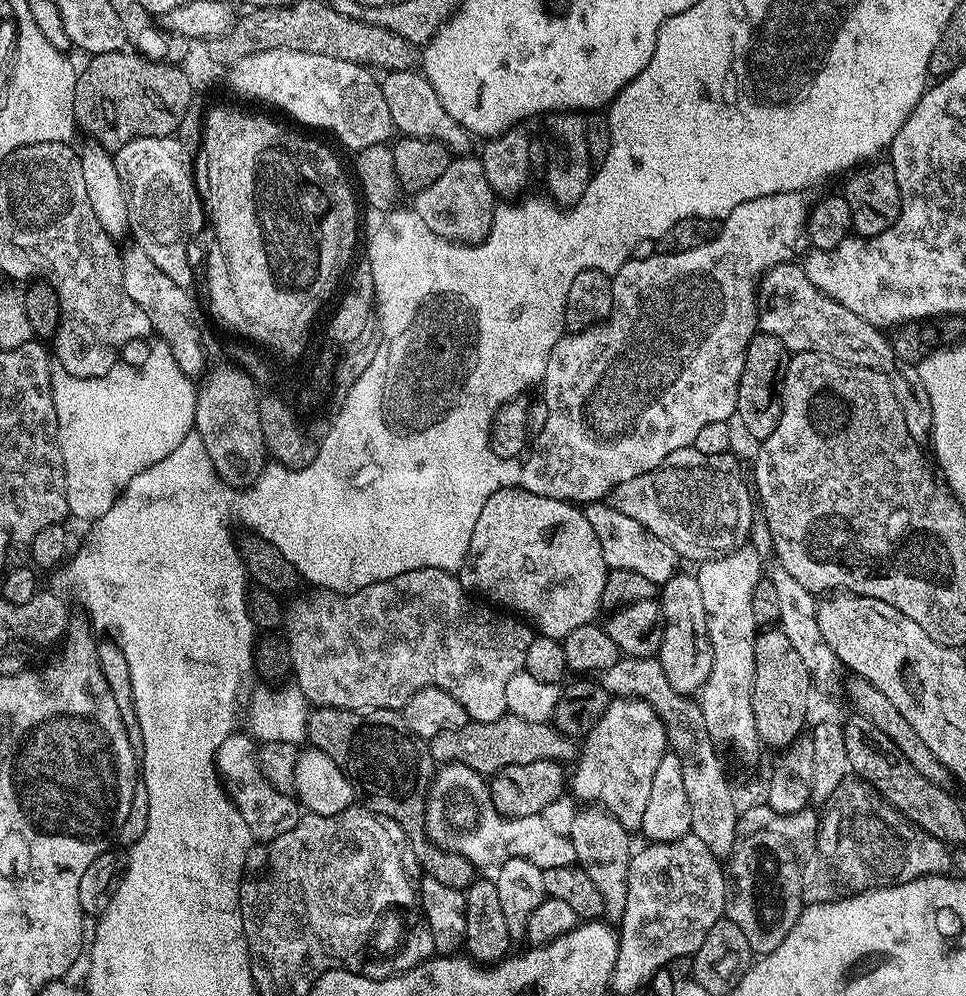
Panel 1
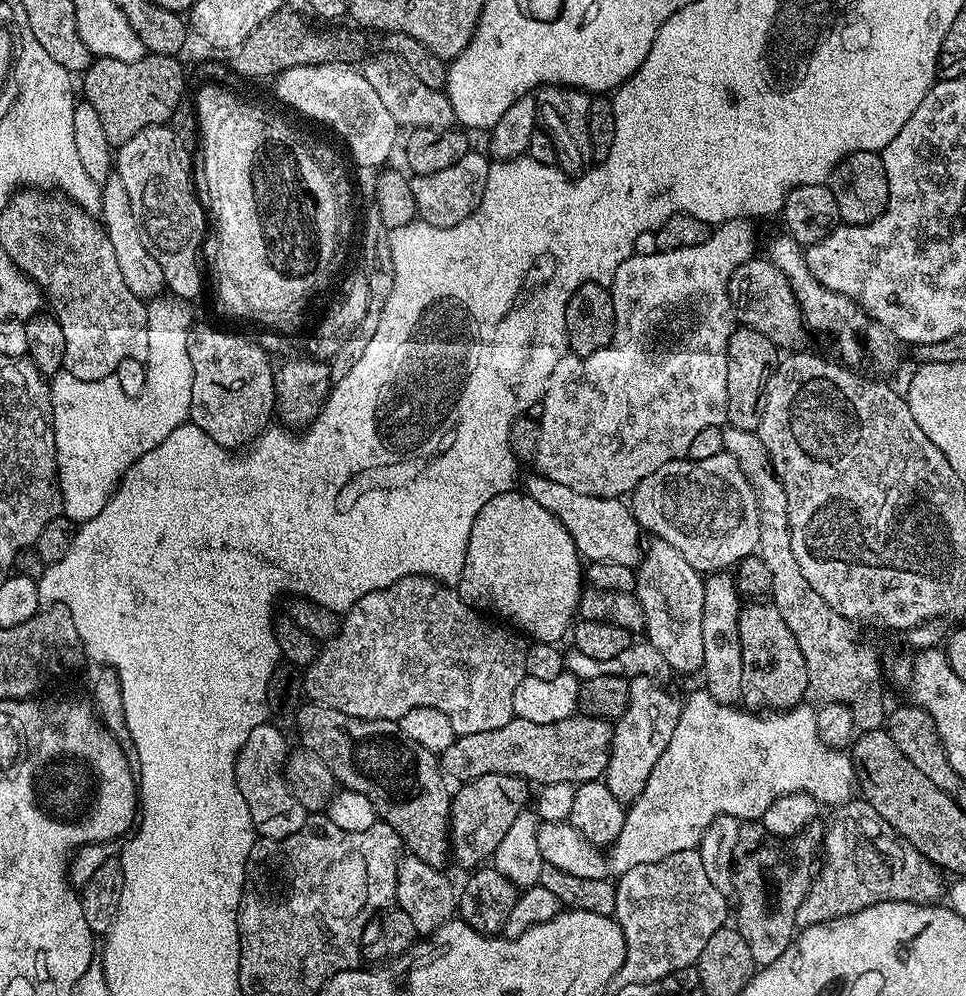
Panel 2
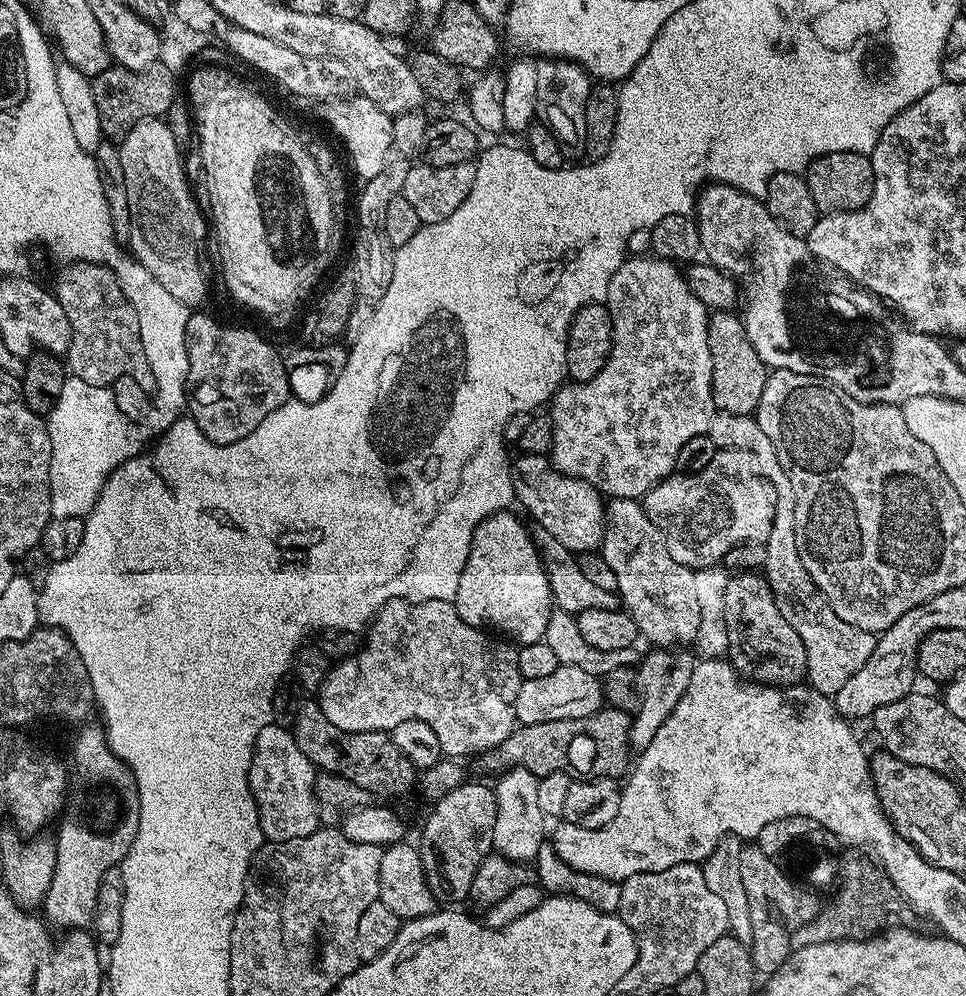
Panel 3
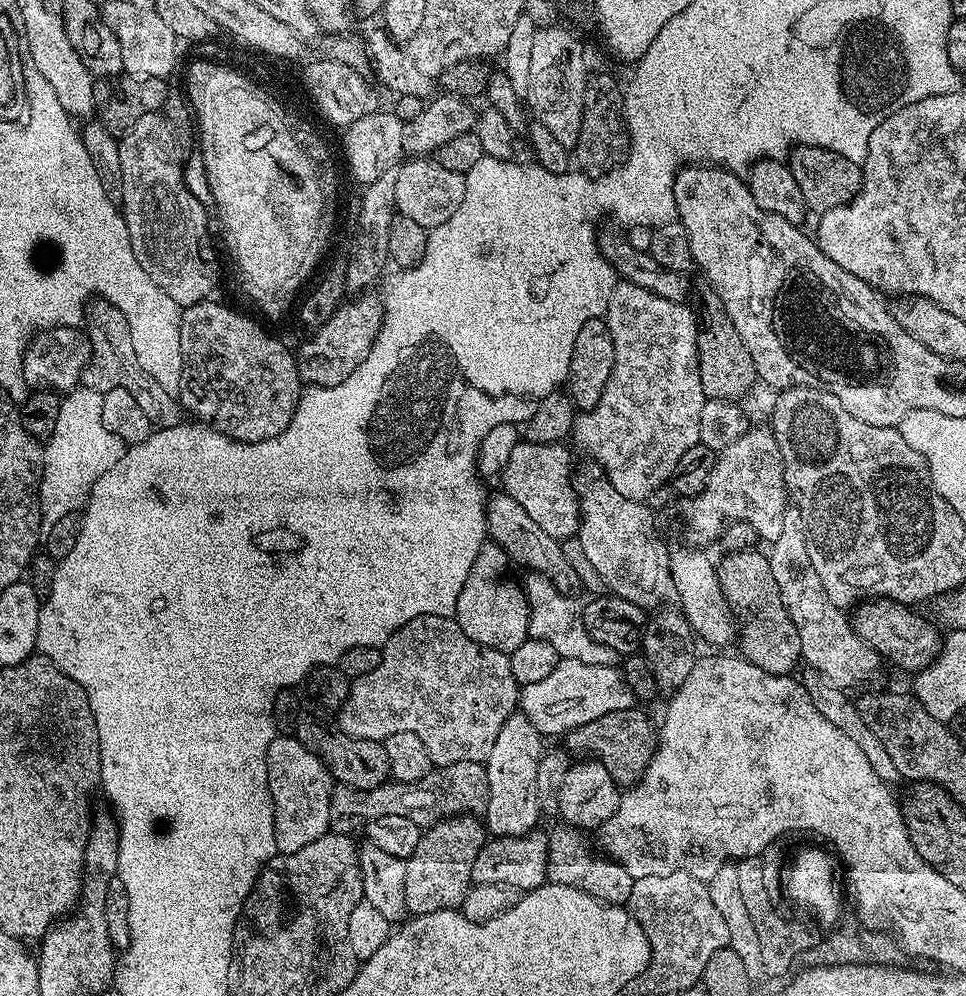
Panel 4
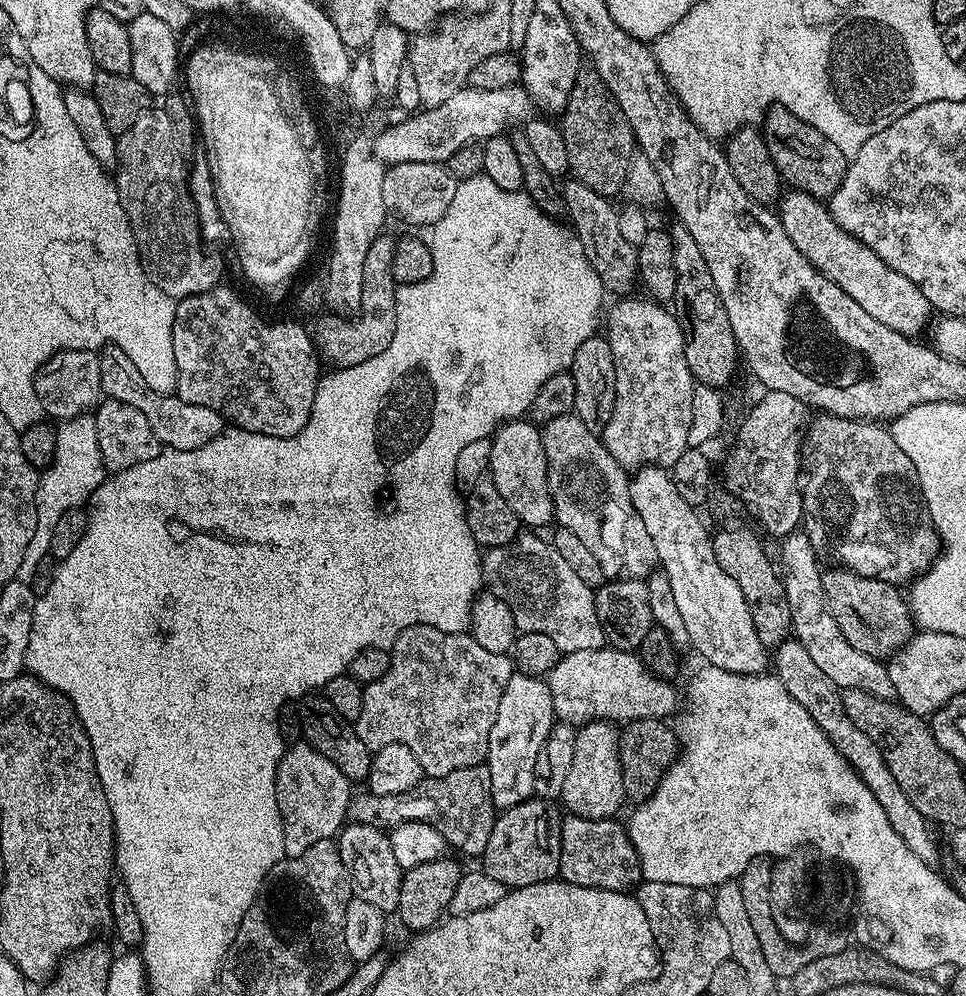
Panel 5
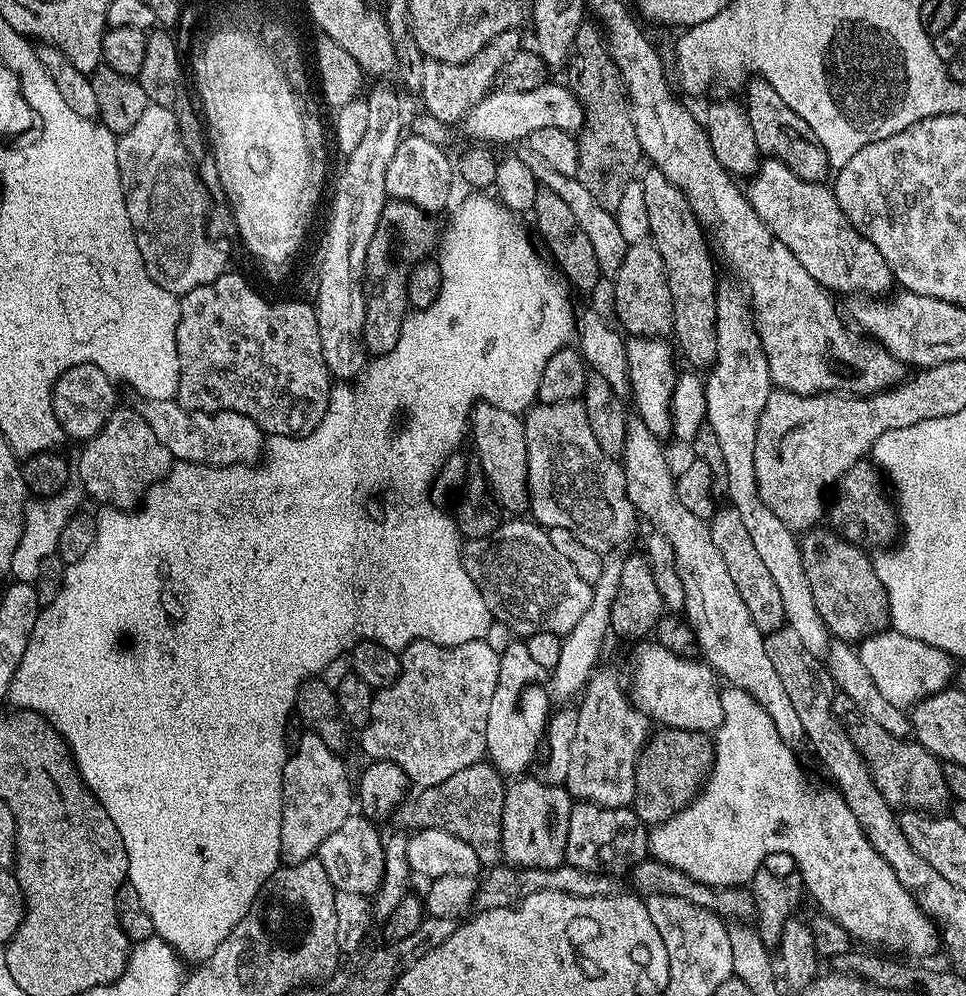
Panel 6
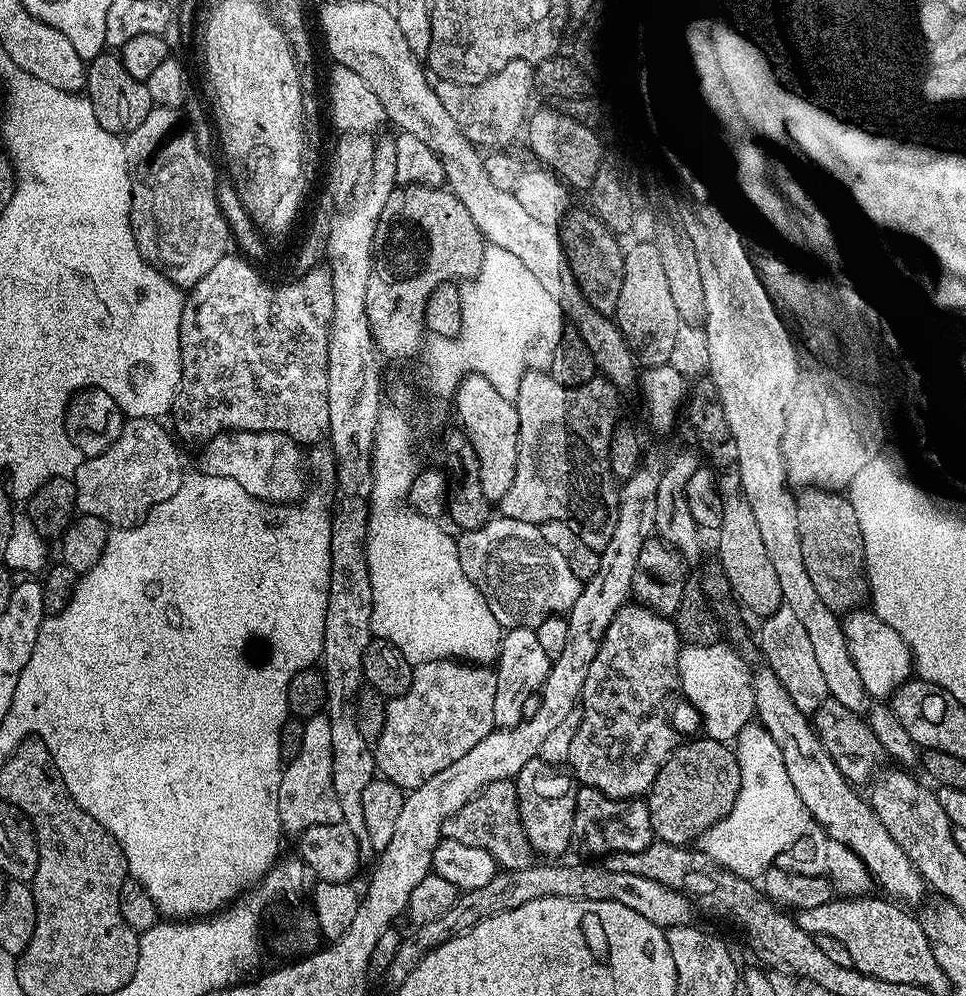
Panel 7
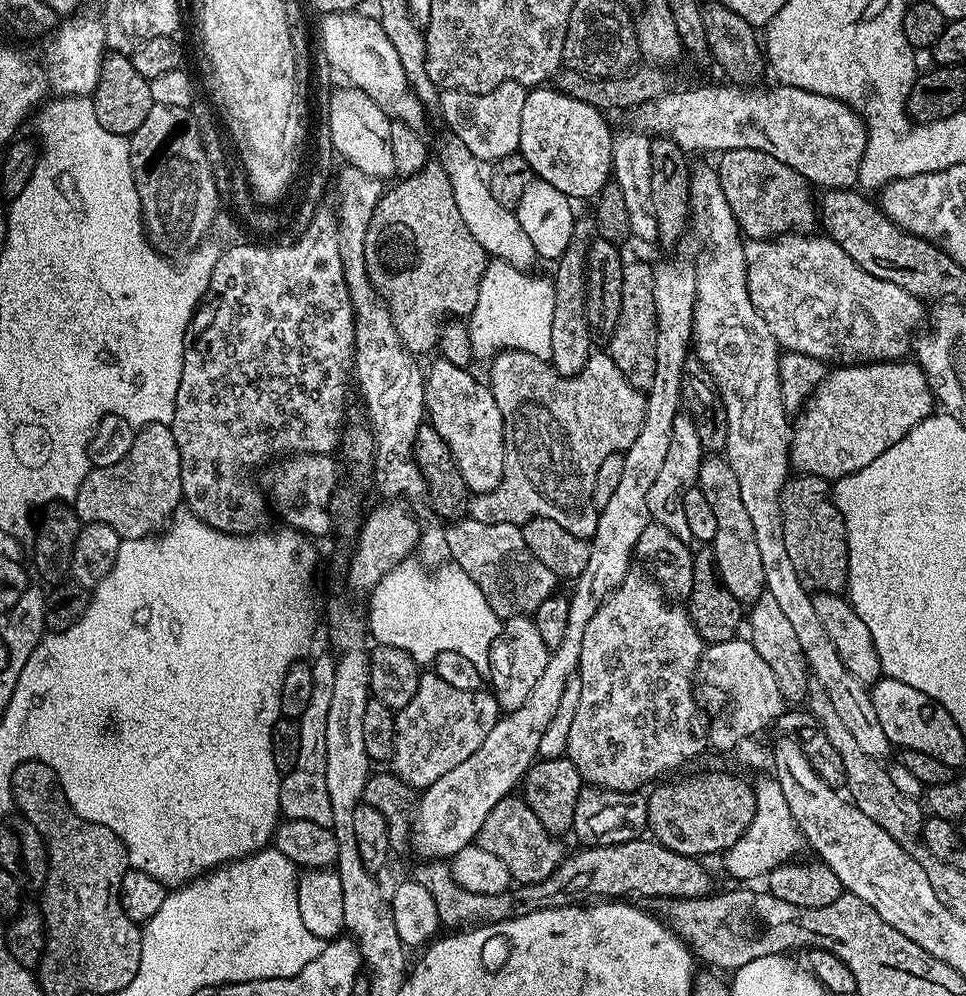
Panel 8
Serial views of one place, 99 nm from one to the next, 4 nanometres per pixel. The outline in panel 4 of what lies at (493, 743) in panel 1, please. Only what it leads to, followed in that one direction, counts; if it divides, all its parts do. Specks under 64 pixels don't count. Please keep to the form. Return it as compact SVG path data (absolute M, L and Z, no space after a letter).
M633 706L621 712L606 714L602 718L594 718L594 722L586 722L586 726L578 726L567 733L567 751L573 757L591 758L604 764L621 789L627 790L633 784L639 784L654 758L658 743L657 725L654 720L652 724L651 718L639 707Z

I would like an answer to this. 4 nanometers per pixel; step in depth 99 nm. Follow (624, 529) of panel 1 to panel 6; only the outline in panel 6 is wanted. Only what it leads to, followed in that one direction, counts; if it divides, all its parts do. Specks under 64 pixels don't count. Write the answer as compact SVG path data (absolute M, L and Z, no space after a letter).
M481 402L472 410L470 444L476 447L475 459L480 462L488 480L488 487L497 505L508 514L520 514L529 507L528 467L526 466L526 434L524 421L510 410L502 410L497 404Z

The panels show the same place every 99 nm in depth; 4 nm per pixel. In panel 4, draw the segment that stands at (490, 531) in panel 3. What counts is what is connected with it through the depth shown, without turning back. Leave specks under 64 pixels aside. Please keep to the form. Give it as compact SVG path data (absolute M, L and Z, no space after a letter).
M488 542L481 548L478 558L474 558L474 566L470 566L470 574L466 574L466 582L462 586L462 594L458 594L458 602L454 619L462 634L475 644L490 646L490 650L510 653L518 650L522 642L529 640L528 634L528 599L524 596L523 587L512 580L500 580L510 565L510 557L498 545Z

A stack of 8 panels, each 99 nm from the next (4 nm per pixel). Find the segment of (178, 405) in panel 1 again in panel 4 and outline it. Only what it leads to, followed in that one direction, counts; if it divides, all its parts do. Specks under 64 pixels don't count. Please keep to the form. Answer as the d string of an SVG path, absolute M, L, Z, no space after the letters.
M77 386L60 401L54 434L43 445L44 473L40 479L40 519L50 526L58 518L79 513L88 503L94 482L122 458L125 442L106 428L102 420L102 395Z

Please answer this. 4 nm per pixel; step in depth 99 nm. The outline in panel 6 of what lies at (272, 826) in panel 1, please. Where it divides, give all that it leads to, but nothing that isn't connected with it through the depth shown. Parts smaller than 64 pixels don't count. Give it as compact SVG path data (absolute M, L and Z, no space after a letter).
M308 730L303 733L297 744L291 749L286 763L284 763L284 801L282 802L282 838L280 839L281 865L297 864L313 859L319 853L322 842L346 822L346 818L354 812L354 786L348 782L348 772L344 769L341 757L318 734Z

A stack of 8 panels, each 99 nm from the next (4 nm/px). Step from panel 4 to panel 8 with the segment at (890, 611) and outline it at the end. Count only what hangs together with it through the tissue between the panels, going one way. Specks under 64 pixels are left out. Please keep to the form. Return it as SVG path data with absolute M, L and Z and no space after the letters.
M793 475L780 491L780 513L782 514L782 538L786 538L786 551L790 553L790 563L794 565L794 570L805 588L813 593L843 593L848 582L848 543L842 514L832 503L829 481L822 479L821 476Z

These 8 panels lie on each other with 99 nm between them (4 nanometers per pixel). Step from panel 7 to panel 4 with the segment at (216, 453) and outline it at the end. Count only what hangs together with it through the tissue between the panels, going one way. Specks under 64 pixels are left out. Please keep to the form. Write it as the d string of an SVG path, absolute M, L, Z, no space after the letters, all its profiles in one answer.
M97 299L86 312L86 335L92 343L92 357L82 377L83 387L103 394L114 387L125 387L142 398L143 408L149 422L156 428L170 428L181 423L182 405L167 387L159 384L142 367L136 357L136 342L130 334L126 318L113 304Z

